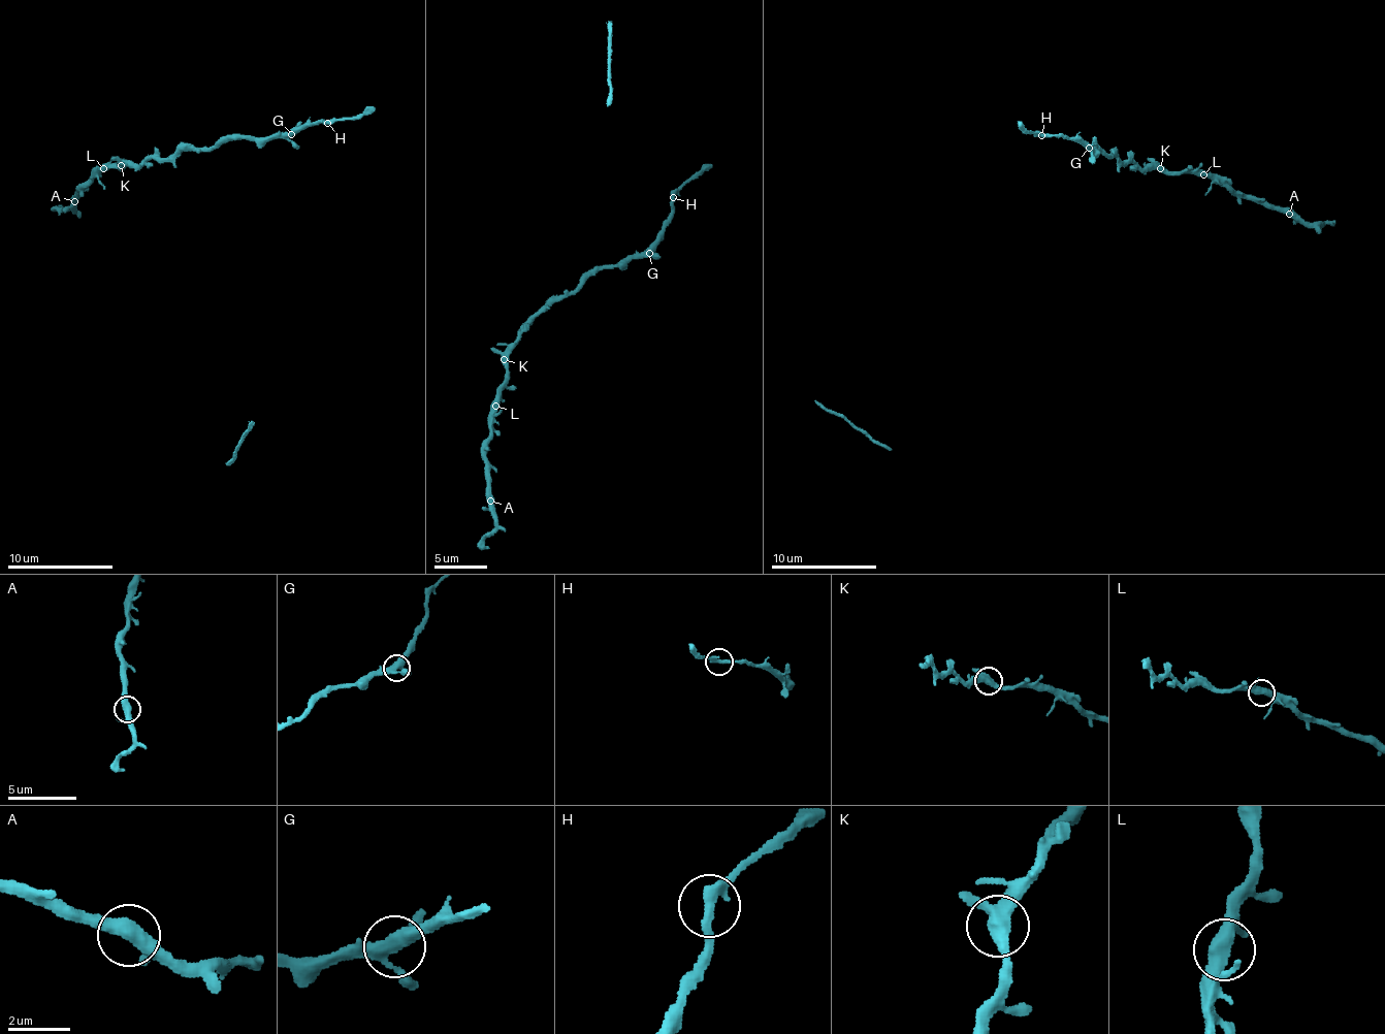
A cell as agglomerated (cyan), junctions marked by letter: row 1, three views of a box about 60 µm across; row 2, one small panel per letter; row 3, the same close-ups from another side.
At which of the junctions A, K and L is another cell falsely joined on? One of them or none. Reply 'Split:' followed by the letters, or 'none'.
Split: none

